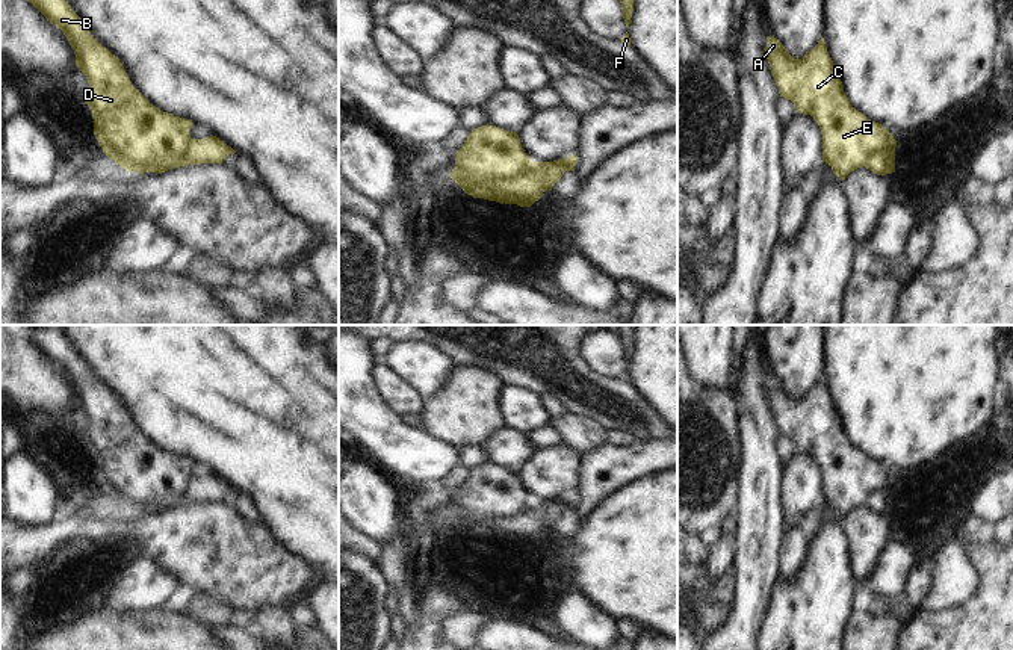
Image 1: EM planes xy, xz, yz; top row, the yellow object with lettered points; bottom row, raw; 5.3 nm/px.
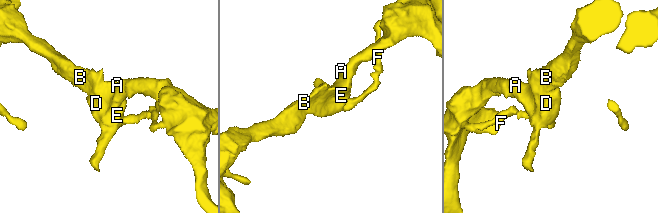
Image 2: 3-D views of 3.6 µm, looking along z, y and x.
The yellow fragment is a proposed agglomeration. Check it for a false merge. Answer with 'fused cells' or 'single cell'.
fused cells

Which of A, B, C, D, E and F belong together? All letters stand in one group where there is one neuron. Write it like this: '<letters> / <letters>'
A B C D E / F

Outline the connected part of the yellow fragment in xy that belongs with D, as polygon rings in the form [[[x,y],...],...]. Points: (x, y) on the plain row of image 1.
[[[38,325],[26,333],[32,342],[53,364],[67,375],[76,393],[77,407],[88,417],[85,441],[94,458],[94,473],[103,491],[129,511],[154,511],[157,505],[174,503],[183,496],[191,476],[192,460],[174,455],[153,444],[130,420],[119,398],[103,385],[71,348],[56,327]]]

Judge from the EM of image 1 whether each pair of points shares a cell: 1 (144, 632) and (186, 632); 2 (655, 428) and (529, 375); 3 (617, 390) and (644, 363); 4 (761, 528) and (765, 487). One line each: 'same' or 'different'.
1: same
2: same
3: different
4: same

